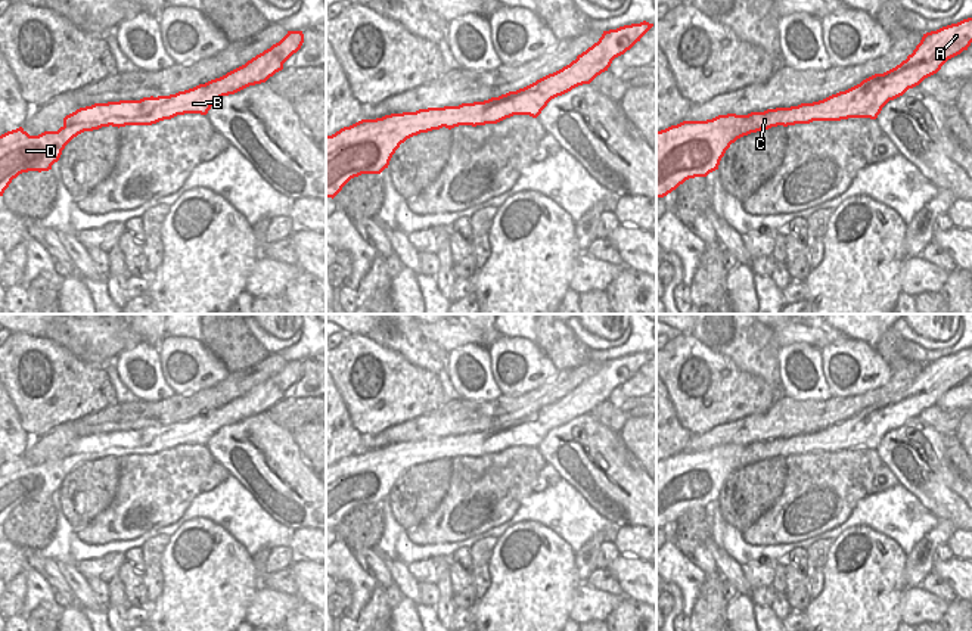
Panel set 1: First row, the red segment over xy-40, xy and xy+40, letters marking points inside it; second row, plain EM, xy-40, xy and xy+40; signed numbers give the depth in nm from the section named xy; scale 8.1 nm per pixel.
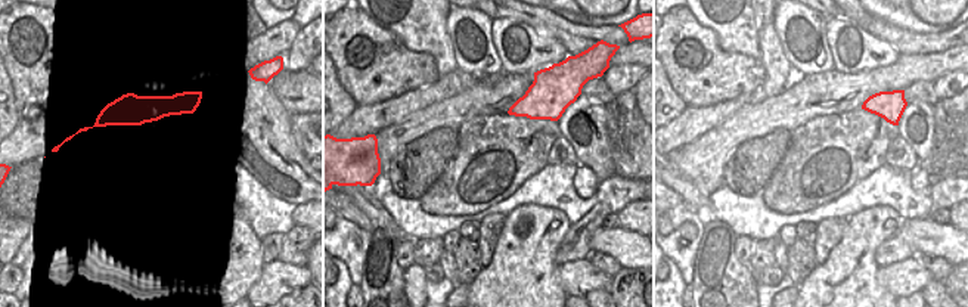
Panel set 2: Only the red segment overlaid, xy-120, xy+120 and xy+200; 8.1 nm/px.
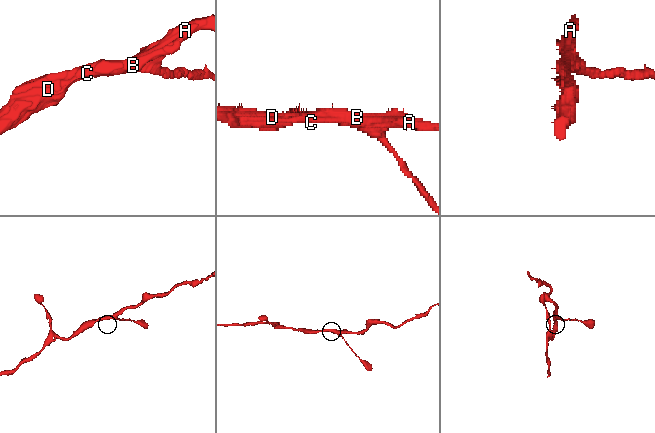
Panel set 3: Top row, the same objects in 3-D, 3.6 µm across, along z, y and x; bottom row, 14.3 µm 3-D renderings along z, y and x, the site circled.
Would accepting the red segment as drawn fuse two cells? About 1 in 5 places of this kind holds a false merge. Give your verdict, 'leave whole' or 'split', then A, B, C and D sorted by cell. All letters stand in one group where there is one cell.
leave whole | A B C D

